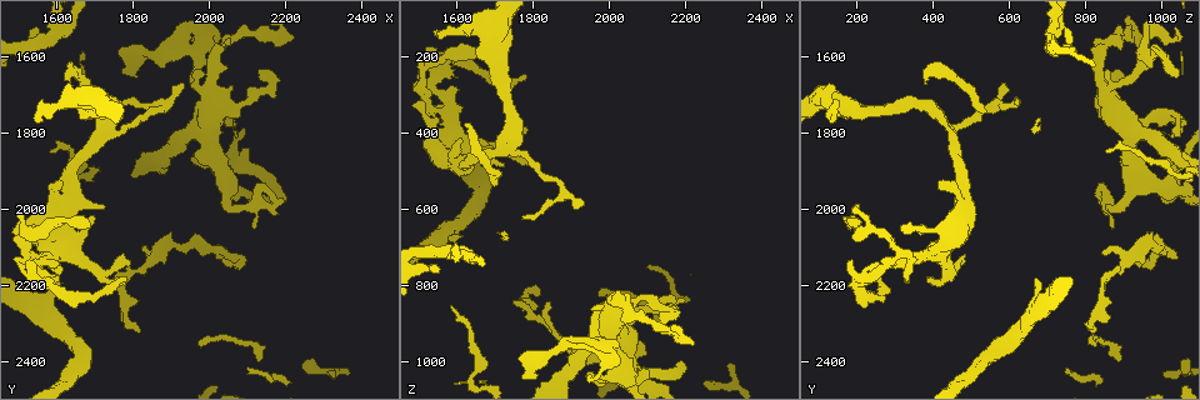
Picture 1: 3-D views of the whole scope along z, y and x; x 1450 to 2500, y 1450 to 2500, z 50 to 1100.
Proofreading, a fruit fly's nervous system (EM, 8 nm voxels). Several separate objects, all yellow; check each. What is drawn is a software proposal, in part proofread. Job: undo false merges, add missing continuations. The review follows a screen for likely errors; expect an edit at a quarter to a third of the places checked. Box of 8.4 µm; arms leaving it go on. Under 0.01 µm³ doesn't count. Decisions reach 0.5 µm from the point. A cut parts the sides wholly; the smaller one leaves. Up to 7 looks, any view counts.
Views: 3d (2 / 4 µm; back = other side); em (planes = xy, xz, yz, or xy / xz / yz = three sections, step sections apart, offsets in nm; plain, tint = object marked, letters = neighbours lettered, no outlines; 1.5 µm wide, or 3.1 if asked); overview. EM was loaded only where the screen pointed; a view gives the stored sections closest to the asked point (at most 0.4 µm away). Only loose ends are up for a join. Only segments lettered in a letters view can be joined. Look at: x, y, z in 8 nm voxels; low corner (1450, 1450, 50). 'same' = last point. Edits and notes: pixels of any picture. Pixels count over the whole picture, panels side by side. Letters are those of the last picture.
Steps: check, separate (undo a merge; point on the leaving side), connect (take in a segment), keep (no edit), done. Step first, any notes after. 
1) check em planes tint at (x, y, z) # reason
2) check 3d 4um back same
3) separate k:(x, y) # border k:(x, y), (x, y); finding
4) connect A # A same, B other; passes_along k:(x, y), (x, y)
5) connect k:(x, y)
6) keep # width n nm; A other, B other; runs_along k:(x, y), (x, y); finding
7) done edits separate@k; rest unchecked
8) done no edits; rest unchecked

check 3d 2um at (1630, 1660, 375) # free end

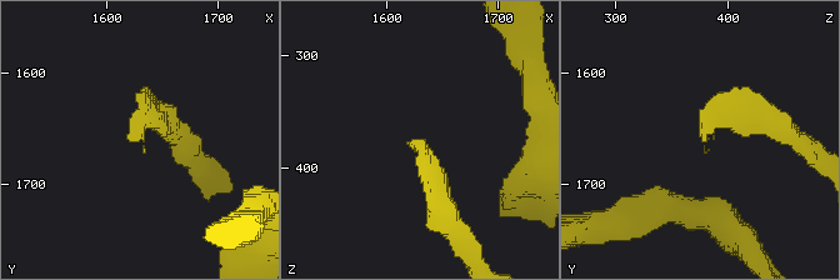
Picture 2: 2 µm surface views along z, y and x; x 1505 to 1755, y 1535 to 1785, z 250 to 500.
check em planes tint at (1626, 1664, 378)

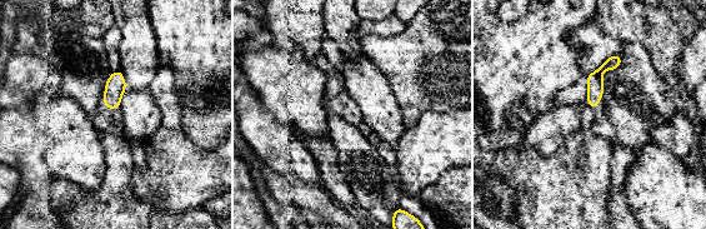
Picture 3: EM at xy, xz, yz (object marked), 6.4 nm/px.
check em planes letters same

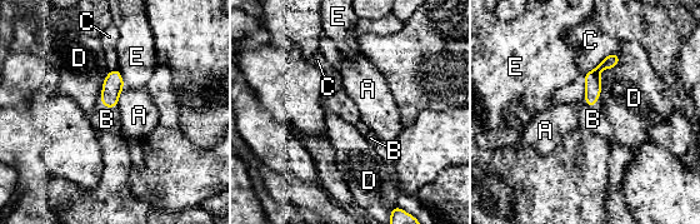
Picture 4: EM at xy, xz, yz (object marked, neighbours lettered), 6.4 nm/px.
connect B # width 100 nm; A other, B same, C other, D other, E other; passes_along 4:(593, 81), (585, 93), (593, 119); it goes on there

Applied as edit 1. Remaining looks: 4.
check overview

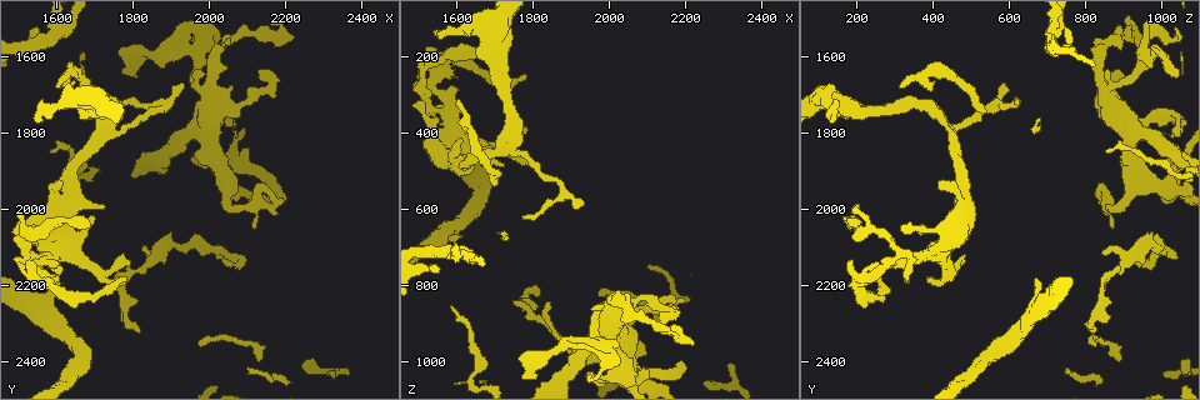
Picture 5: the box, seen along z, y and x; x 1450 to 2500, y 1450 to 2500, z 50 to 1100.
check 3d 2um at (1970, 1610, 940) # sharp bend

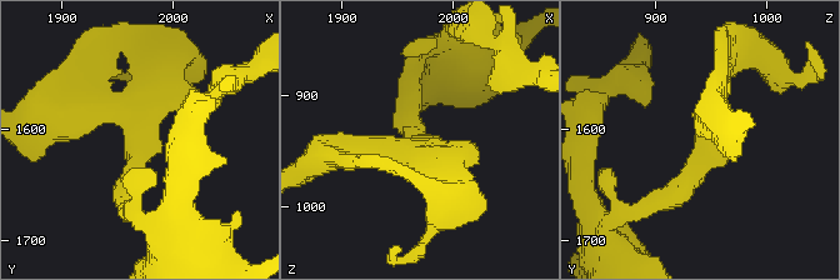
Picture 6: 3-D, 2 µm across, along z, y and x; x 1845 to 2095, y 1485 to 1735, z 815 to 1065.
check em planes tint at (1966, 1604, 946) # arms 4

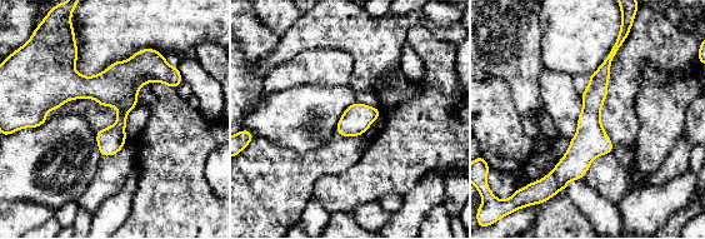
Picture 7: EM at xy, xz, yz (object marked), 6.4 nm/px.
check em planes letters same # see the neighbours

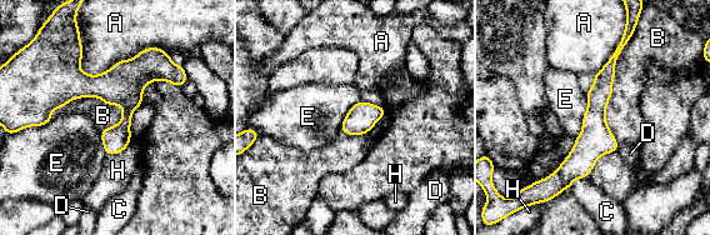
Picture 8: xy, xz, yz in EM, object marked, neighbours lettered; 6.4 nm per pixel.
keep # A other, B other, C other, D other, E other, H other; border 8:(123, 108), (79, 96), (50, 116); all the same neuron

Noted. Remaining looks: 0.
done edits connect@4; rest unchecked

